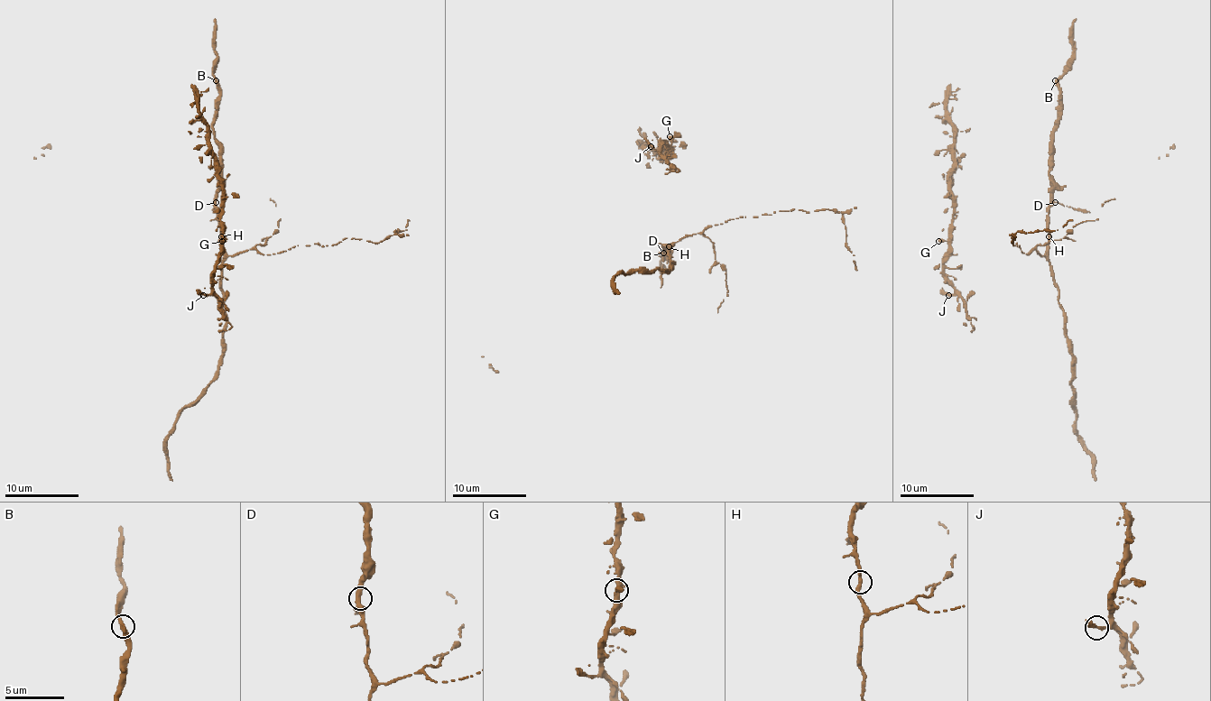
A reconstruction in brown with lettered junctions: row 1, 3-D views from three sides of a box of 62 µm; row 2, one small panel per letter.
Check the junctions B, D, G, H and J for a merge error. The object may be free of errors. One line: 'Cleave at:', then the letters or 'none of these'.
Cleave at: none of these

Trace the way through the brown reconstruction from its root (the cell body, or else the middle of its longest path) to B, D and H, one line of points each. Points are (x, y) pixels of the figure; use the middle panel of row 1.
B: (702, 231), (684, 236), (667, 247), (665, 245), (663, 247), (667, 249), (660, 253), (667, 256), (663, 253)
D: (702, 231), (684, 236), (667, 247), (665, 245), (663, 253)
H: (702, 231), (684, 236), (675, 244), (670, 244), (670, 247)

